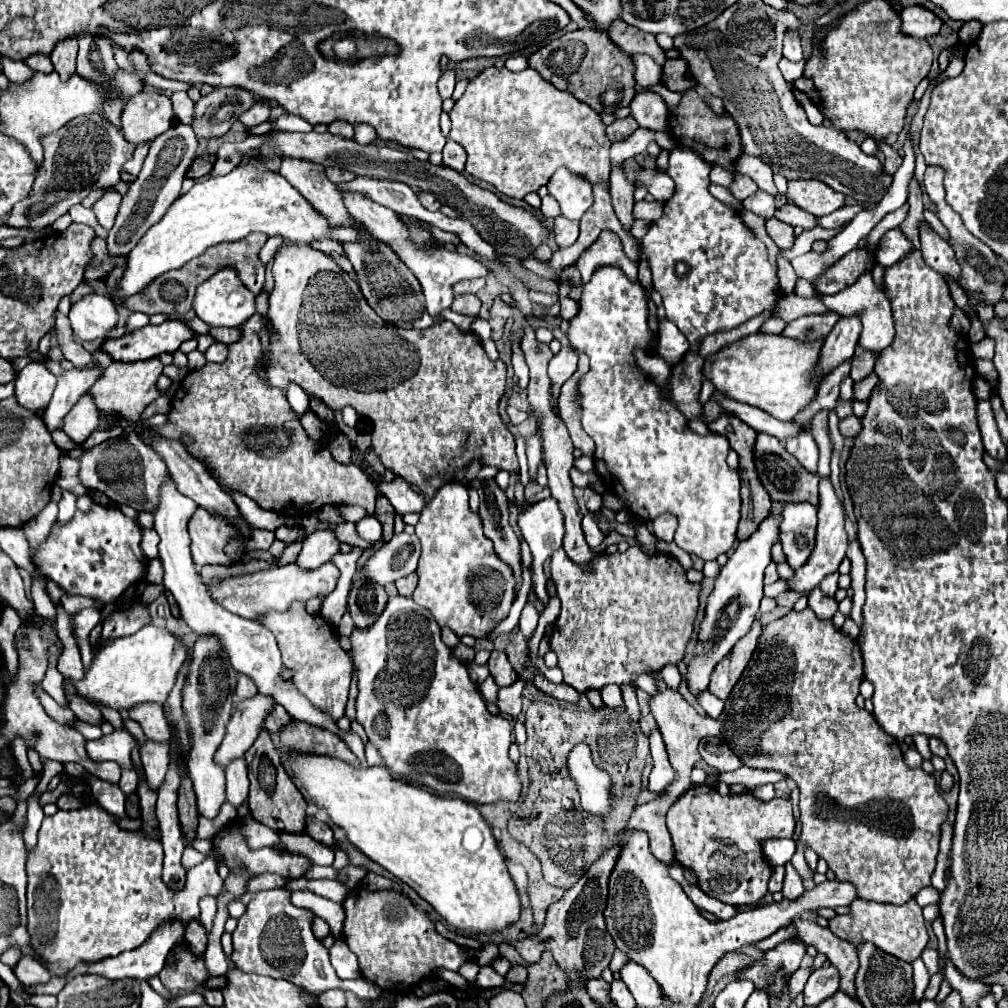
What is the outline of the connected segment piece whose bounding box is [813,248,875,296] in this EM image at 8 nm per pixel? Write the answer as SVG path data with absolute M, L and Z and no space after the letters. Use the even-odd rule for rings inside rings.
M867 248L865 250L853 250L841 260L837 260L831 268L827 268L819 278L813 280L813 288L821 296L831 296L837 294L839 290L851 286L867 268L873 268L873 256L869 256Z

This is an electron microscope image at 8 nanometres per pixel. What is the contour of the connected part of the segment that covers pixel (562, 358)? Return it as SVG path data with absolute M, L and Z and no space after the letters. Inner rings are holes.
M569 346L561 348L549 362L549 378L551 378L551 408L557 410L557 400L561 394L561 386L577 372L579 356Z

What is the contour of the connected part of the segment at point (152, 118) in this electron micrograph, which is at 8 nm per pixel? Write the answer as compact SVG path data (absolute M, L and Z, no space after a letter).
M139 92L125 104L121 124L127 142L151 142L173 124L171 100L159 92Z

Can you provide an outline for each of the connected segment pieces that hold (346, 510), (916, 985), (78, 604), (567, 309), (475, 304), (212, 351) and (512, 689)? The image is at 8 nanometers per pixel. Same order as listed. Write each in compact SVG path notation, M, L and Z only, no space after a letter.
M339 506L337 512L339 512L339 516L341 516L345 522L353 522L353 524L357 524L363 516L367 516L363 510L359 510L359 508L355 508L355 506Z
M920 957L915 959L911 965L913 968L913 998L915 998L915 1002L921 1002L923 992L929 984L931 976L929 976L929 972L927 972L927 968L925 968L925 964Z
M66 593L61 597L61 605L71 616L84 608L95 607L100 609L103 606L101 602L94 601L88 597L69 595Z
M563 282L559 286L559 303L561 305L560 317L565 320L573 319L578 310L579 305L572 299L568 298L568 294L571 290L571 284L569 282Z
M459 294L454 298L451 309L457 312L457 314L477 316L479 310L481 310L481 300L479 300L476 294Z
M216 341L204 354L208 362L223 363L228 355L228 346Z
M519 678L513 686L499 688L499 692L497 692L497 708L503 714L509 714L513 718L519 716L519 712L521 712L521 690L523 690L523 686L525 686L525 680Z

